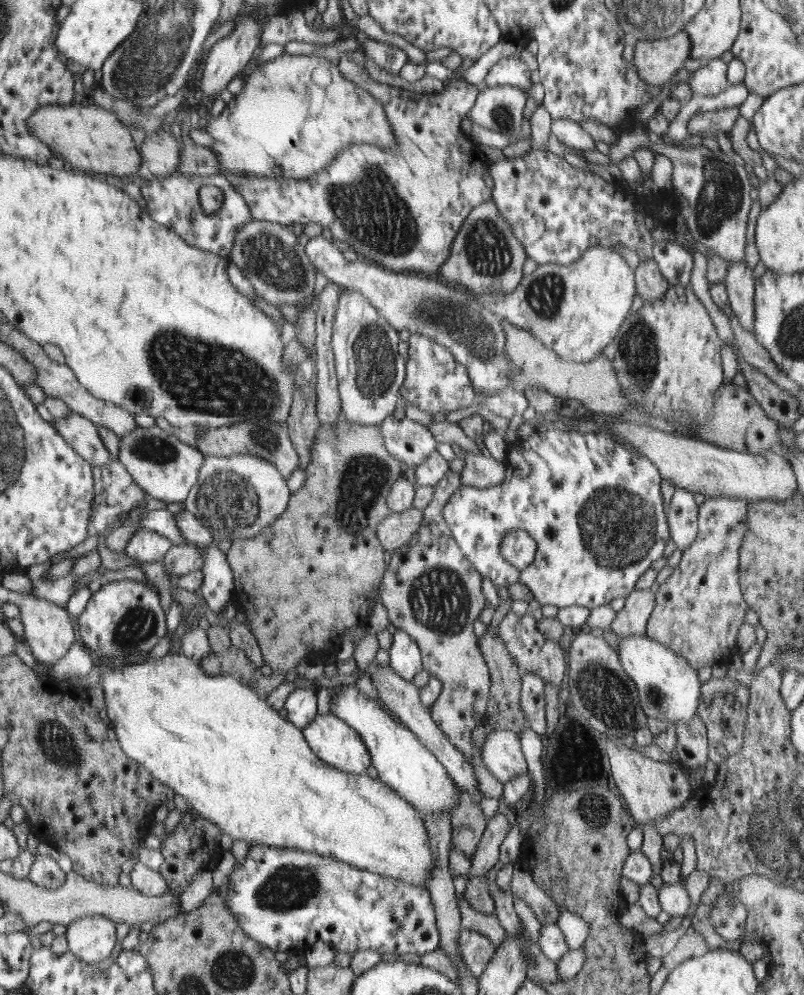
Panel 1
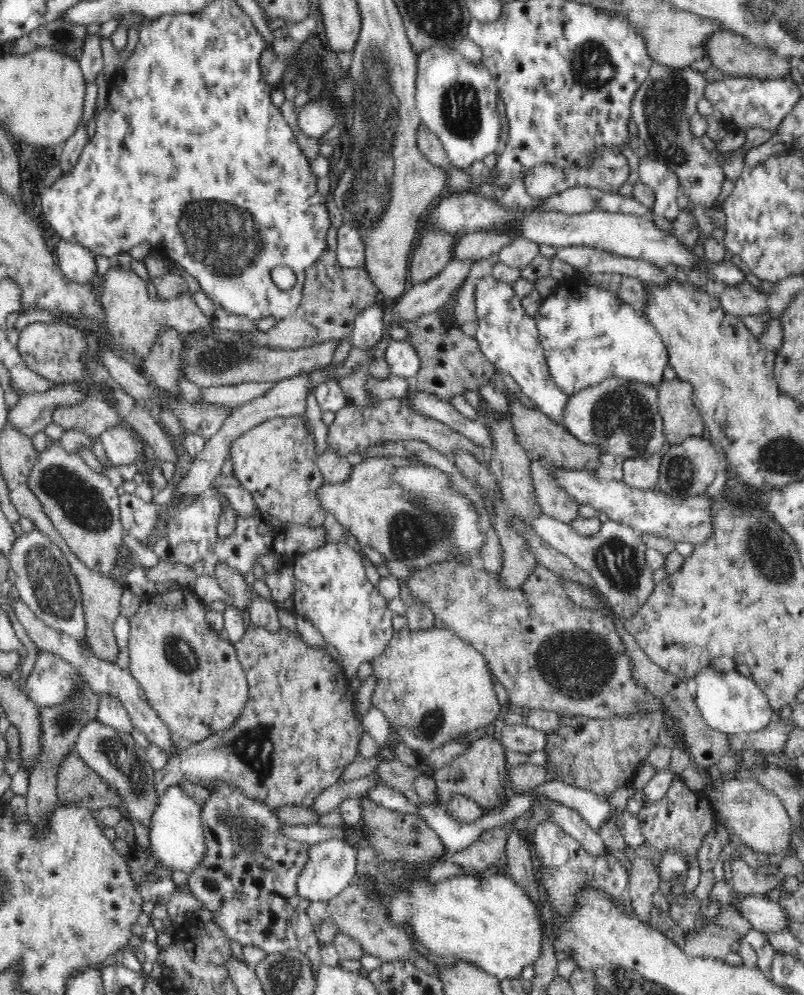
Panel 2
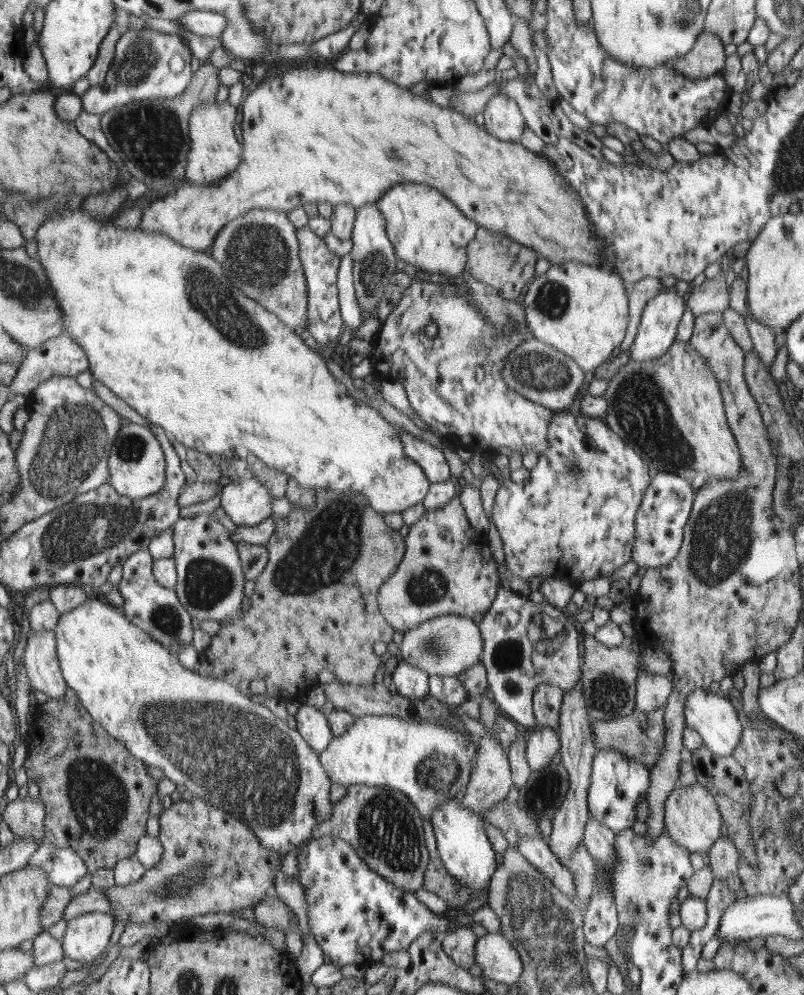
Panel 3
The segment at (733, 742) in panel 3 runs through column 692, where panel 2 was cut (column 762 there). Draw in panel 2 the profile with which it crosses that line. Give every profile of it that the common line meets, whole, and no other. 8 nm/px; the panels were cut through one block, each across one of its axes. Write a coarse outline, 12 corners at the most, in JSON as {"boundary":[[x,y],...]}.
{"boundary":[[696,674],[704,722],[727,735],[760,732],[774,709],[751,676]]}

